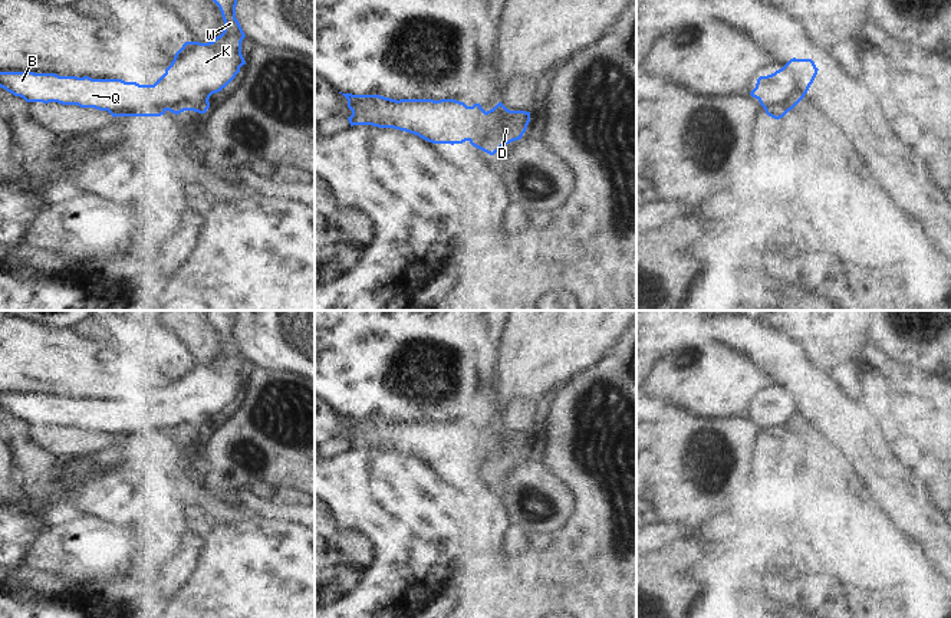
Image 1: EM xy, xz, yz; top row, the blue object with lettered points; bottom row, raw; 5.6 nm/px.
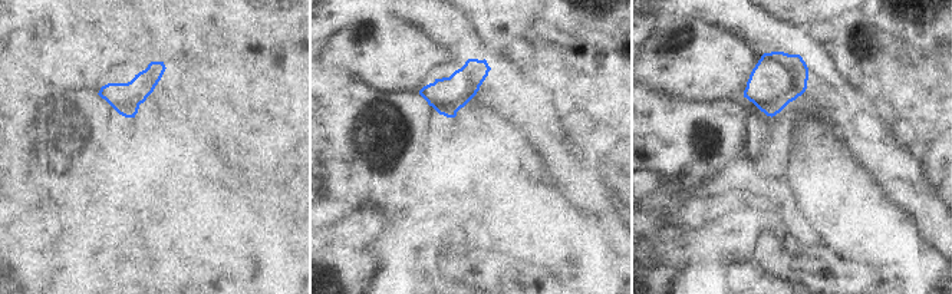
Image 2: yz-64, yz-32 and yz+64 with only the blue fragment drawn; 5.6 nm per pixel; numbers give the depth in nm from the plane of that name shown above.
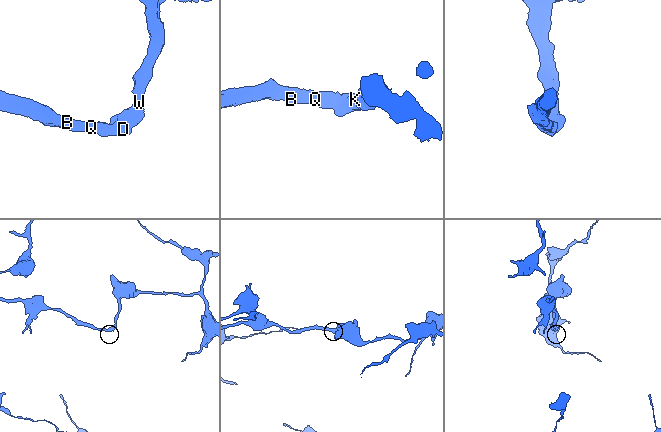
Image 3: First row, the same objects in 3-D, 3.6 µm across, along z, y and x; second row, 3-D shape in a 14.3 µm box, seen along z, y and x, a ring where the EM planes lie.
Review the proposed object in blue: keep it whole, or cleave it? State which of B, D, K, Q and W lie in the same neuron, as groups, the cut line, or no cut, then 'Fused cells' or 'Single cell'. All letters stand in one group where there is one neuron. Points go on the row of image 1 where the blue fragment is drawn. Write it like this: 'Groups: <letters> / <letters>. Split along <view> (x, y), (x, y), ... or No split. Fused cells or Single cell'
Groups: B D K Q W. No split. Single cell.

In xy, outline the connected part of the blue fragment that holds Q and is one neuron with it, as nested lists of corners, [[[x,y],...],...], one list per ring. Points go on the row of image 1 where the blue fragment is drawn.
[[[213,0],[223,16],[224,30],[213,42],[185,42],[175,53],[165,73],[154,85],[139,85],[122,79],[92,79],[89,76],[59,76],[56,73],[0,72],[0,88],[26,102],[57,102],[108,111],[115,116],[161,116],[167,111],[178,115],[184,111],[205,114],[210,96],[223,91],[246,65],[241,42],[246,37],[236,19],[237,0]]]

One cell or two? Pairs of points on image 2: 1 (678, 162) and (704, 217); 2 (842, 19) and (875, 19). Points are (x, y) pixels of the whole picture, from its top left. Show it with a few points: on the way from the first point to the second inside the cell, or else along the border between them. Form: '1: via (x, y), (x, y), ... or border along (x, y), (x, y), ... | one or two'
1: border along (717, 195), (694, 194), (669, 207) | two
2: border along (857, 15), (856, 25), (863, 36) | two

